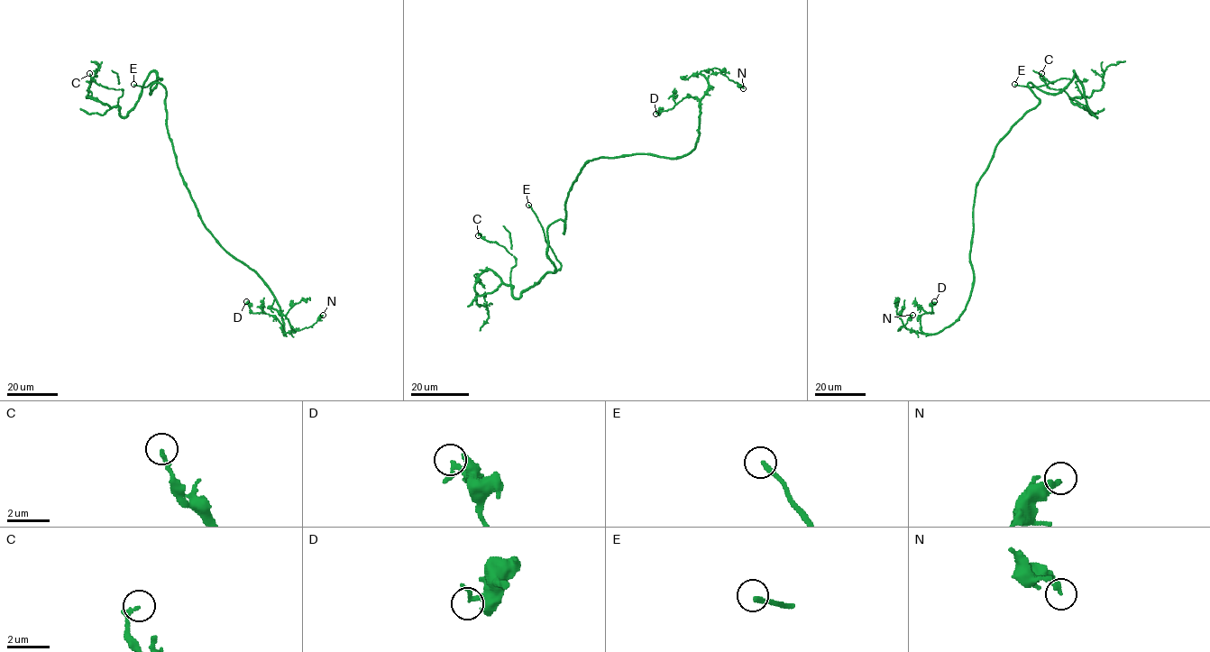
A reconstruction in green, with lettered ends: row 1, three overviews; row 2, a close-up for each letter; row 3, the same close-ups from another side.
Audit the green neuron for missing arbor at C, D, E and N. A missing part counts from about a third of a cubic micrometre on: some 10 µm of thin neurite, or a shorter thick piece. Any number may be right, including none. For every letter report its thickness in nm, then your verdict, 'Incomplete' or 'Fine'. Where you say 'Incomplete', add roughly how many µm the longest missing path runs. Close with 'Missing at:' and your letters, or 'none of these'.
C: Thickness 200 nm. Fine
D: Thickness 180 nm. Fine
E: Thickness 240 nm. Fine
N: Thickness 280 nm. Fine
Missing at: none of these

